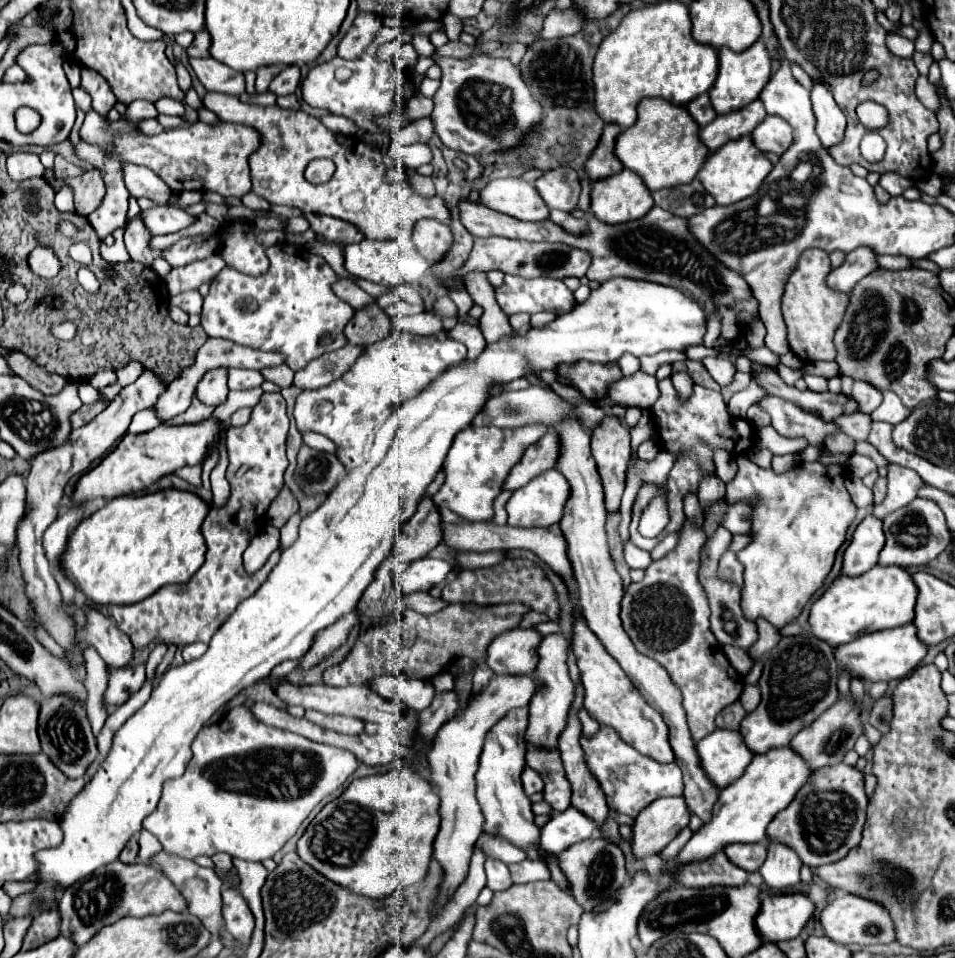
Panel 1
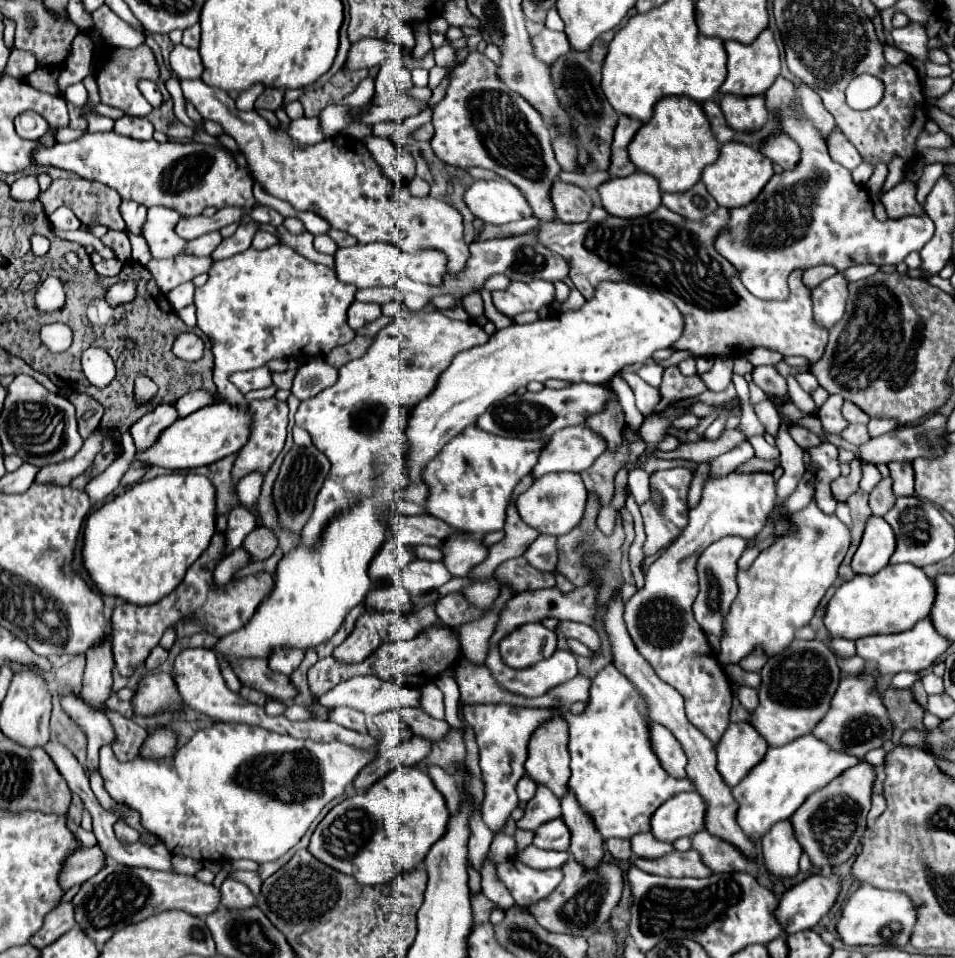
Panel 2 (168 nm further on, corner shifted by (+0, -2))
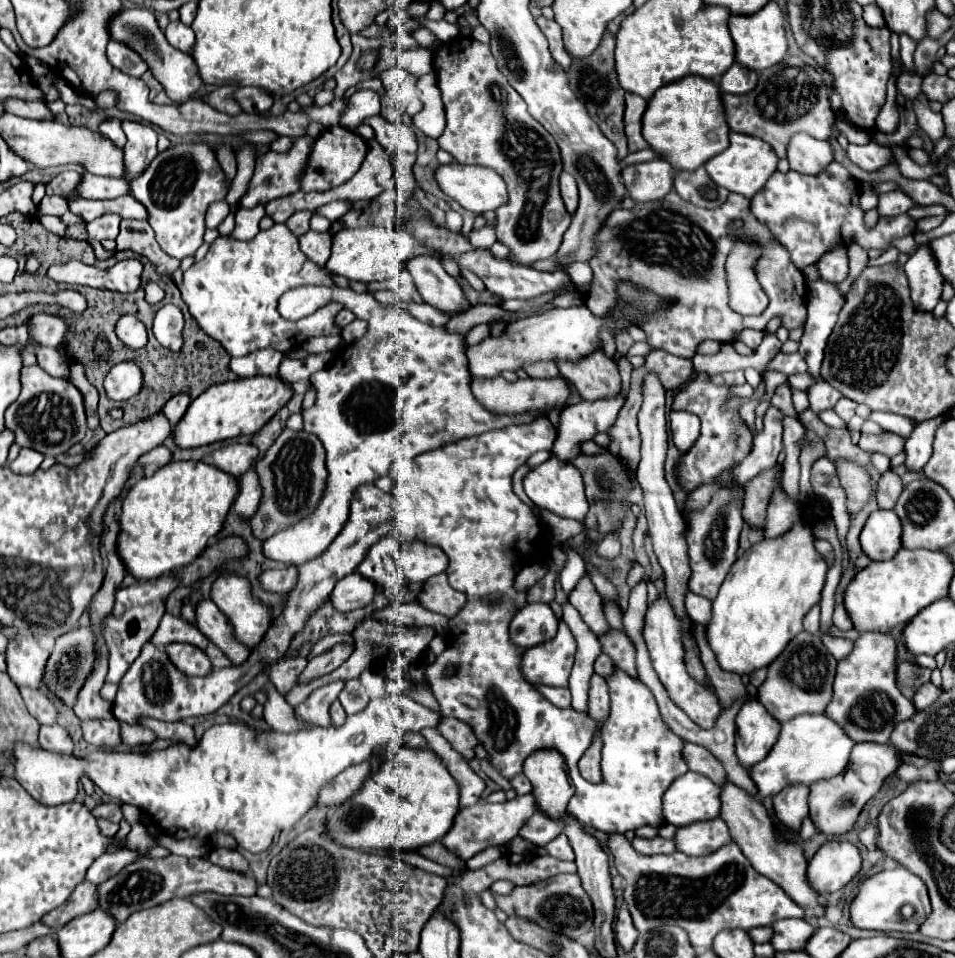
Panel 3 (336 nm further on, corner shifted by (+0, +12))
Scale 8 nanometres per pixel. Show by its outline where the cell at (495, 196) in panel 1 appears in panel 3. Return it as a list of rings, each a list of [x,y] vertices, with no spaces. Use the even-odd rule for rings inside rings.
[[[455,162],[437,166],[435,178],[447,196],[457,200],[465,210],[471,210],[473,214],[497,210],[509,202],[507,184],[491,168],[461,166]]]

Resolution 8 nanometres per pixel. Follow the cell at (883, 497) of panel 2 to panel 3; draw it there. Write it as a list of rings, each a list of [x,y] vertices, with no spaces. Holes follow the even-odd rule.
[[[893,470],[883,472],[879,478],[879,484],[877,484],[877,492],[875,492],[879,508],[893,508],[901,490],[903,490],[901,478]]]

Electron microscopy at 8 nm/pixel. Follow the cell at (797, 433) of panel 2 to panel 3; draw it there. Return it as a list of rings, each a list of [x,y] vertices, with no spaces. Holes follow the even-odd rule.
[[[781,384],[777,390],[775,390],[775,396],[771,400],[771,406],[775,406],[777,410],[781,410],[785,416],[791,416],[791,418],[799,418],[795,408],[793,408],[793,402],[791,402],[791,390],[787,384]]]

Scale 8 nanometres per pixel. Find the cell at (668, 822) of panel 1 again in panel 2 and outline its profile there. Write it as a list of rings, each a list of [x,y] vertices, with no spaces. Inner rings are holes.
[[[681,792],[657,808],[651,818],[651,832],[663,842],[693,836],[705,828],[705,800],[697,792]]]

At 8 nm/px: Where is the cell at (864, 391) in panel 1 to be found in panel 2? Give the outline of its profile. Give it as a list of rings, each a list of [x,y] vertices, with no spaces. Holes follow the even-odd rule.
[[[851,402],[843,404],[843,416],[849,424],[867,424],[869,422],[869,416],[865,412],[861,412],[861,408],[857,408]]]

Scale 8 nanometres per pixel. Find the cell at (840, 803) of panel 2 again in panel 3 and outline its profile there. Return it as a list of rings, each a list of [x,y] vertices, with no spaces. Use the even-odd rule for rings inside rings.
[[[861,742],[855,744],[851,750],[849,766],[845,770],[829,780],[819,780],[811,784],[809,792],[809,818],[813,820],[815,828],[823,834],[829,836],[843,836],[851,832],[855,826],[863,806],[867,804],[869,798],[873,798],[879,788],[883,786],[883,780],[897,770],[901,764],[897,758],[897,748],[891,744],[871,744],[871,742]]]

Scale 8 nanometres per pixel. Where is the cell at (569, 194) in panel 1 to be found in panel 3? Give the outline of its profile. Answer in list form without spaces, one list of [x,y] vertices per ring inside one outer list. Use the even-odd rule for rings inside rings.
[[[563,172],[561,174],[561,196],[563,196],[563,202],[565,202],[565,208],[569,214],[573,214],[577,210],[577,204],[579,204],[579,190],[577,190],[577,182],[571,174]]]

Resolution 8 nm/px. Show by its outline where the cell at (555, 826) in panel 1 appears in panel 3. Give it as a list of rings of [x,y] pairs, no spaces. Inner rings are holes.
[[[533,814],[525,826],[519,830],[519,836],[523,836],[525,840],[537,844],[537,846],[545,846],[545,842],[551,842],[553,838],[557,838],[561,834],[561,824],[553,818],[549,818],[547,814]]]

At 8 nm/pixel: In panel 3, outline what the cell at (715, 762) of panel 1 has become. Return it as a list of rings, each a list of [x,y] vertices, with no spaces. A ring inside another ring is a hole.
[[[749,700],[741,706],[737,714],[737,738],[735,754],[743,768],[749,768],[763,760],[773,748],[779,736],[781,724],[767,714],[767,710],[757,702]]]

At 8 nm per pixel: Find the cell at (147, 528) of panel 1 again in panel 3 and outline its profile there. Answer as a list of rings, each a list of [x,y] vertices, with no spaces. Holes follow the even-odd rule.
[[[203,460],[169,462],[153,476],[143,476],[141,480],[137,480],[123,498],[117,534],[117,556],[135,580],[155,580],[163,574],[191,564],[207,548],[209,540],[219,534],[235,496],[237,480],[231,474],[225,474],[223,470]]]

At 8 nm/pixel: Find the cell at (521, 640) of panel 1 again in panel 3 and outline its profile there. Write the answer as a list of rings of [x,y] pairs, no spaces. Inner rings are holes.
[[[527,604],[513,616],[509,636],[515,646],[531,648],[551,640],[557,634],[557,624],[549,604]]]

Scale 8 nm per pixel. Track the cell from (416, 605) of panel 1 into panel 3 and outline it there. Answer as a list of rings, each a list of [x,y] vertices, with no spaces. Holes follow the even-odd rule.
[[[353,572],[345,576],[341,582],[337,582],[331,594],[331,602],[335,604],[337,610],[349,612],[349,610],[357,610],[357,608],[371,604],[377,592],[379,588],[375,582],[361,576],[359,572]]]

